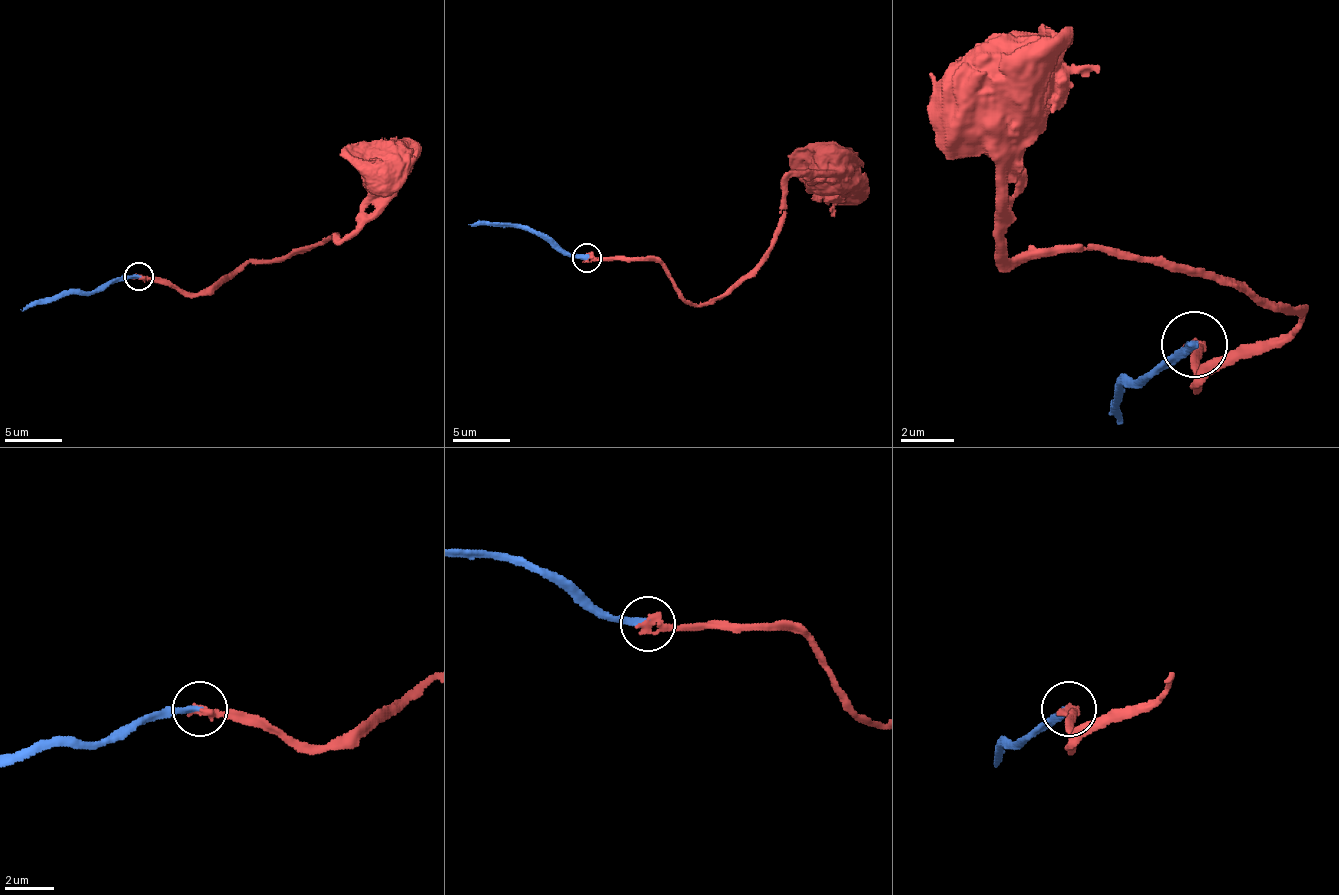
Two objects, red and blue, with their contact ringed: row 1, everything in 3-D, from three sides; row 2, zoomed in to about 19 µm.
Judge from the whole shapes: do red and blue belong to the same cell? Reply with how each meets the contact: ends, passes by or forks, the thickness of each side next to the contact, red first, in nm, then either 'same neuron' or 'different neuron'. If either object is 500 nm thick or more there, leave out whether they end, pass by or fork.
red ends; blue ends; calibres 320 and 280 nm; different neuron

